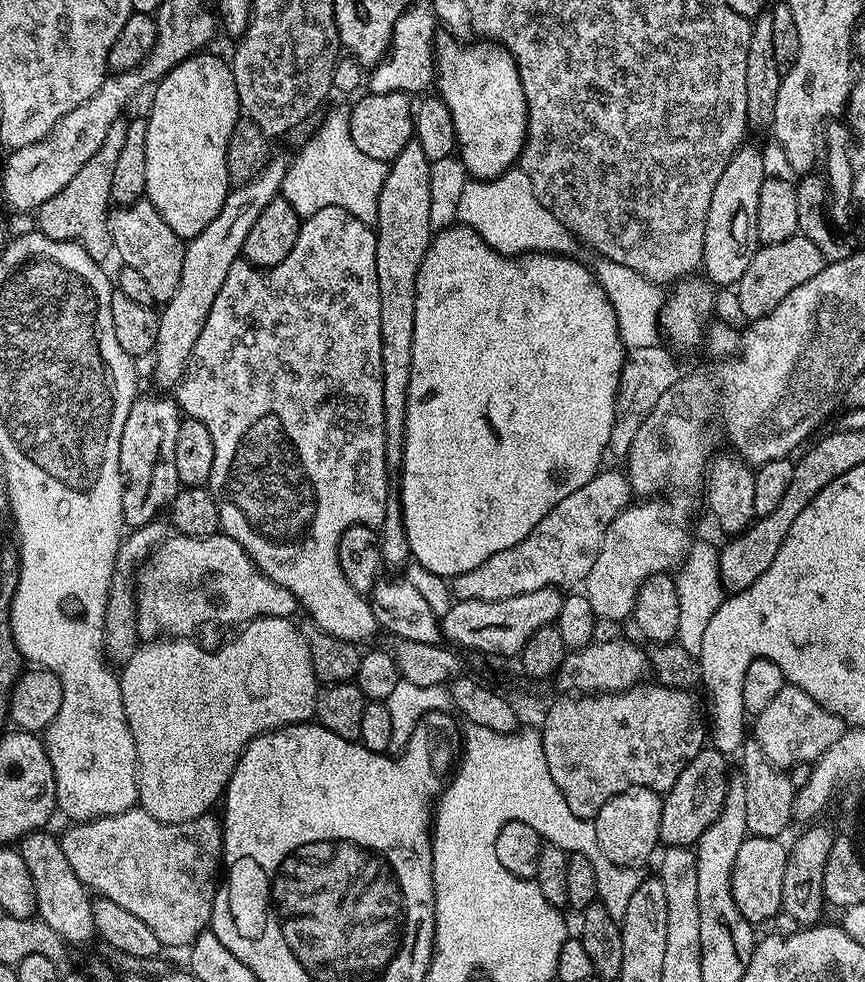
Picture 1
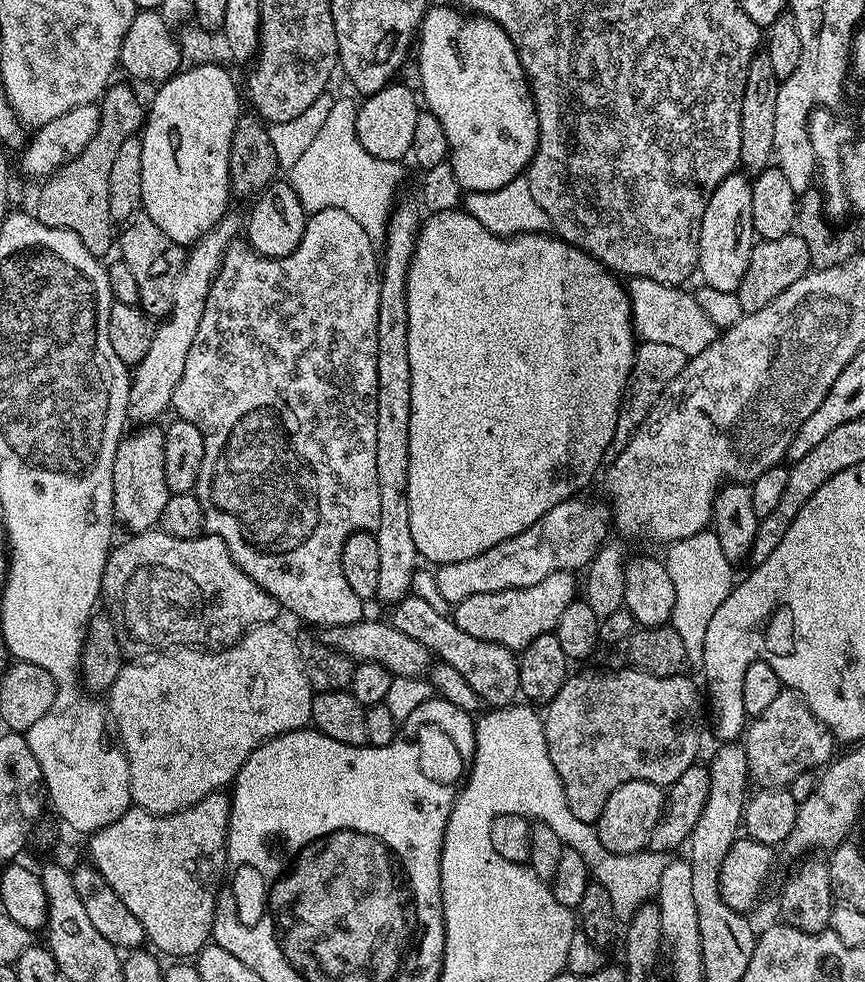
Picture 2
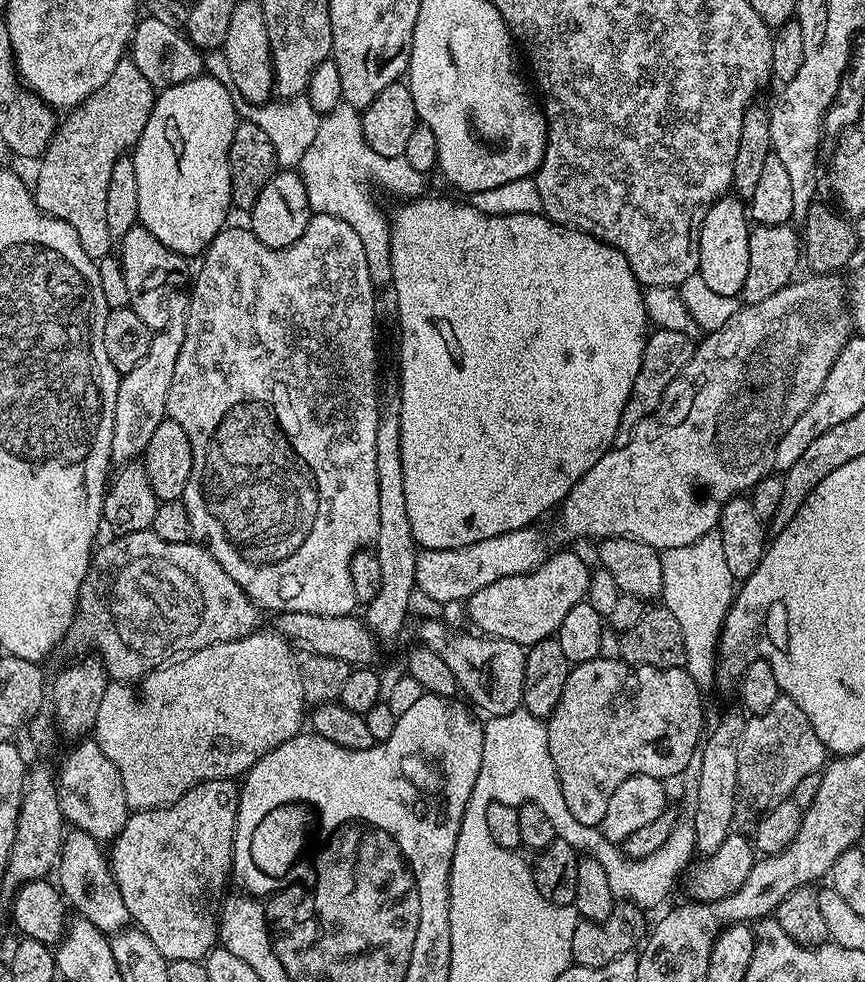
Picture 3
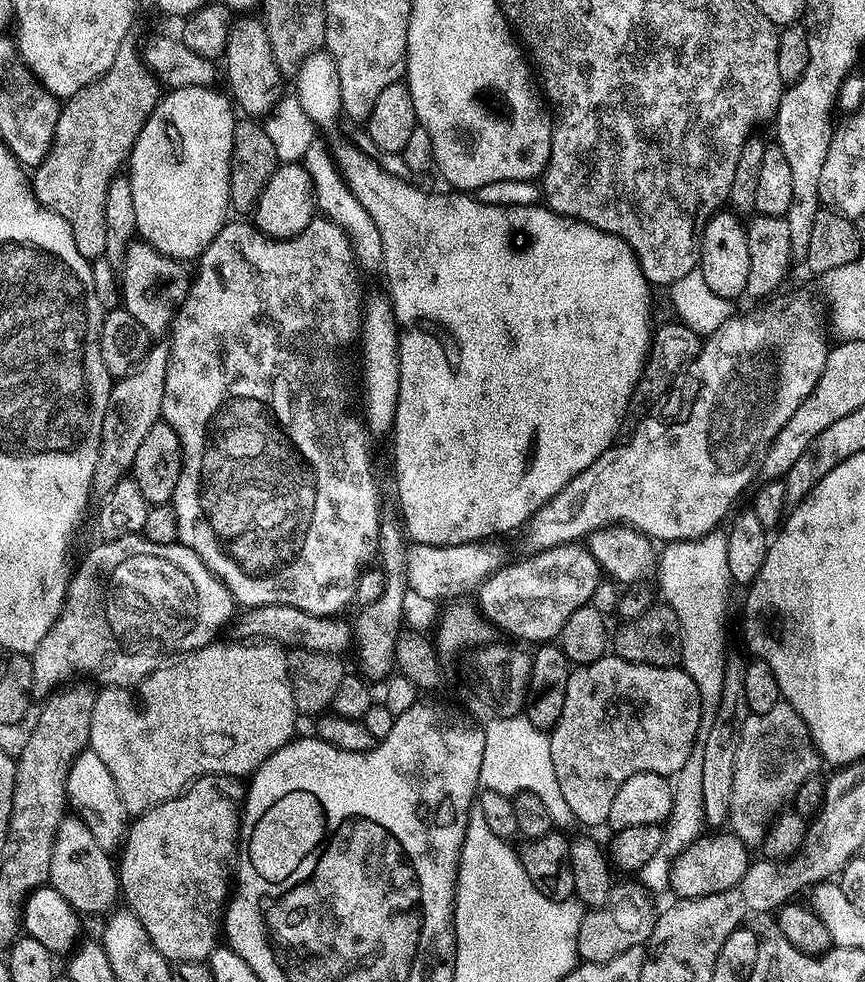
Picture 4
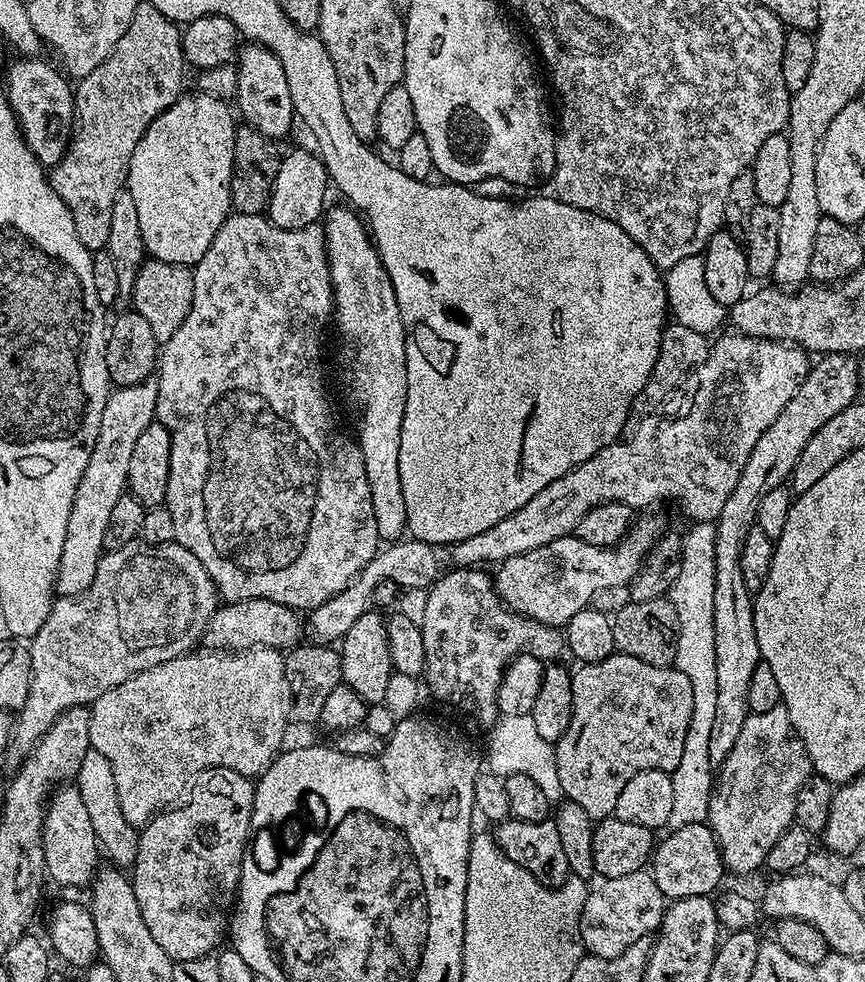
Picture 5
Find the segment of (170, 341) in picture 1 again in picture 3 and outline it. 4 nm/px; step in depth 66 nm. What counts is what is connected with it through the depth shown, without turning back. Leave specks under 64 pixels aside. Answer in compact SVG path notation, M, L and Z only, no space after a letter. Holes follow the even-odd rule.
M179 323L166 325L162 331L153 335L150 350L146 350L146 358L142 358L142 362L138 362L134 370L119 377L120 385L117 386L116 393L114 392L116 405L112 411L110 429L113 461L135 461L143 453L154 430L158 430L158 426L166 419L166 394L170 390L170 378L174 376L174 362L178 362L181 335Z

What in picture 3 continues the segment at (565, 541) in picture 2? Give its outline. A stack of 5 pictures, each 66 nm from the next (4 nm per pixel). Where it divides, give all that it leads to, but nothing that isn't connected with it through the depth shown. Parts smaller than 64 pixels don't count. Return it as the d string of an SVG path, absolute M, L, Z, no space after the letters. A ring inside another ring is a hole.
M529 526L486 538L465 548L421 551L416 558L417 589L436 599L441 606L448 606L455 600L468 601L474 594L478 594L478 590L490 586L490 582L498 582L498 578L533 572L546 559L544 540L536 530Z

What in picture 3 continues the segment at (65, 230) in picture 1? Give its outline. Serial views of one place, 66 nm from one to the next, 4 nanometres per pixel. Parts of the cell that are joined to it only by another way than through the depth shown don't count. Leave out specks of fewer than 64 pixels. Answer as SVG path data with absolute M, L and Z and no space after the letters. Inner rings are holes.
M125 58L114 66L110 78L98 86L81 104L59 121L52 141L39 157L34 195L36 206L47 216L58 218L74 226L82 250L91 260L99 261L113 251L114 241L106 226L106 189L114 162L129 150L135 149L142 130L156 104L157 89L152 87L142 70Z

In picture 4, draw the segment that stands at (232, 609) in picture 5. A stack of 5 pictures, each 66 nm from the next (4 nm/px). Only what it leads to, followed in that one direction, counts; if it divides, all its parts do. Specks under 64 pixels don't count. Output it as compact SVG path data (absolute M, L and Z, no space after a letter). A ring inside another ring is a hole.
M263 604L249 608L240 620L240 632L248 642L271 642L288 650L305 648L311 652L321 652L331 656L340 656L353 647L352 624L349 621L331 616L311 616L306 610L281 604Z

